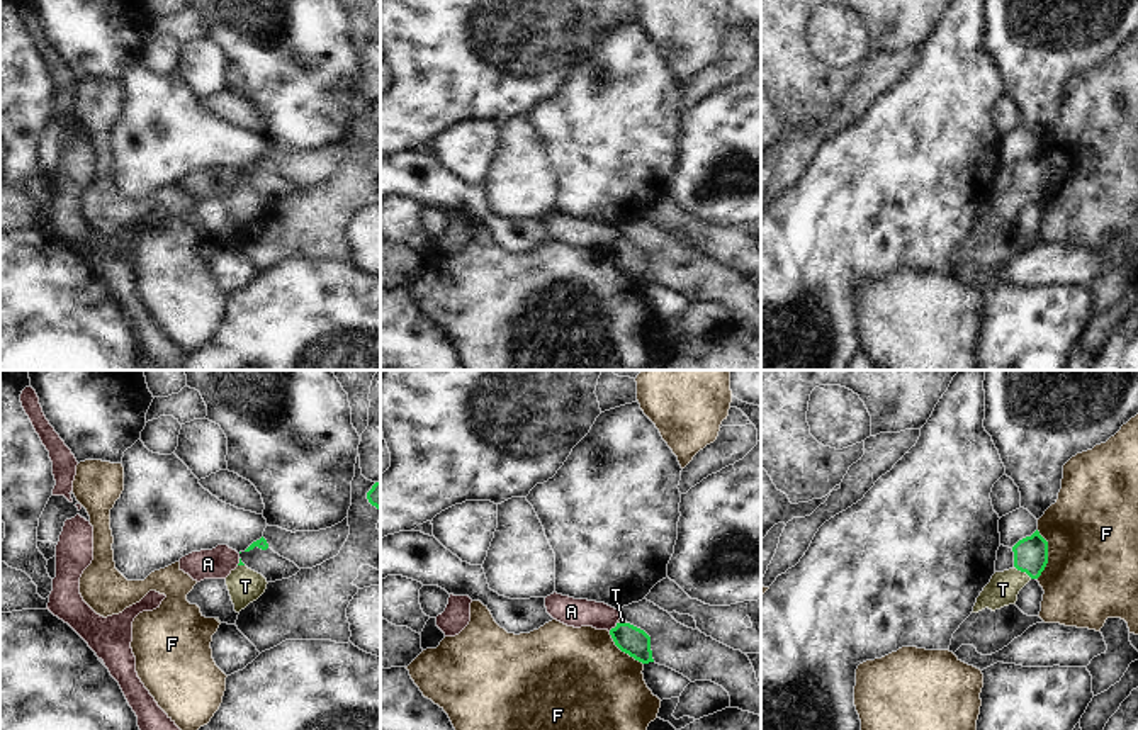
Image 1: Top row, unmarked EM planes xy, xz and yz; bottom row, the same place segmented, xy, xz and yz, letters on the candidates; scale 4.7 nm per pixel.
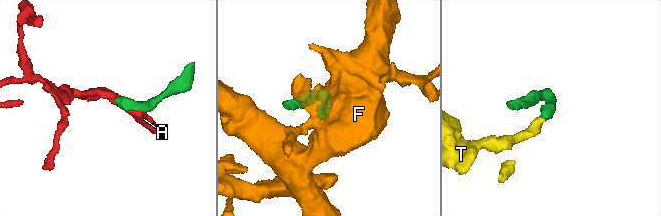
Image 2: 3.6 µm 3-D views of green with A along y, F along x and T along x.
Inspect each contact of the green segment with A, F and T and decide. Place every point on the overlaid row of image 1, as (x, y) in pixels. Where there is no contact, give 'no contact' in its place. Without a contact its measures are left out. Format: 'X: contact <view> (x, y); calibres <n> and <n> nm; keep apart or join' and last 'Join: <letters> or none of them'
A: contact xz (615, 627); calibres 140 and 130 nm; keep apart
F: contact yz (1047, 555); calibres 160 and 440 nm; keep apart
T: contact yz (1023, 571); calibres 160 and 150 nm; join
Join: T

